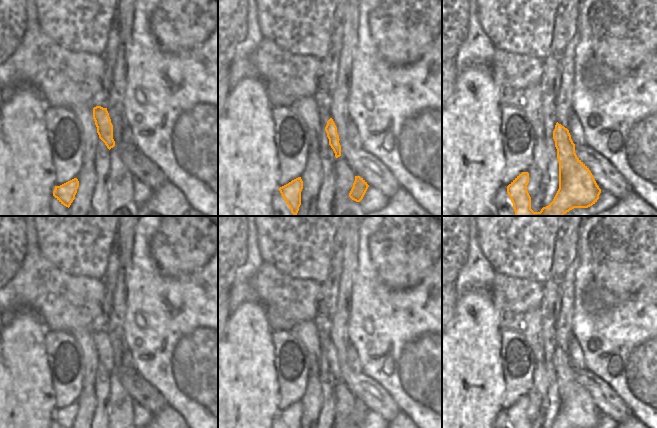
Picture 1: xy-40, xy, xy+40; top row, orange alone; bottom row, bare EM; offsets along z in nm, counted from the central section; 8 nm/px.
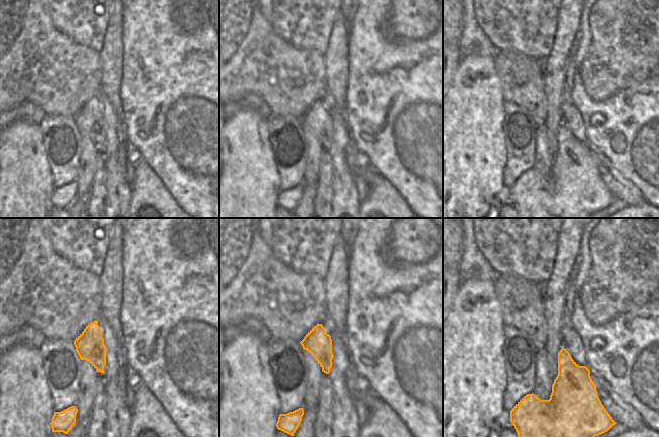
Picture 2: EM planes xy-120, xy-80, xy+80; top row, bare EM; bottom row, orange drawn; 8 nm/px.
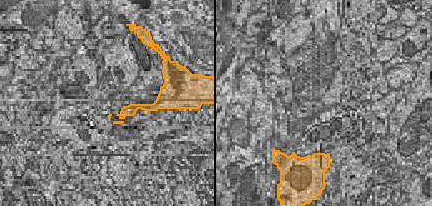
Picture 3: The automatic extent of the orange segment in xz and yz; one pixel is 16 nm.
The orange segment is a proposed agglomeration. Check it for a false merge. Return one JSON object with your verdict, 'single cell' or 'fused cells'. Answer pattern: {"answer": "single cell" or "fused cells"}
{"answer": "single cell"}

